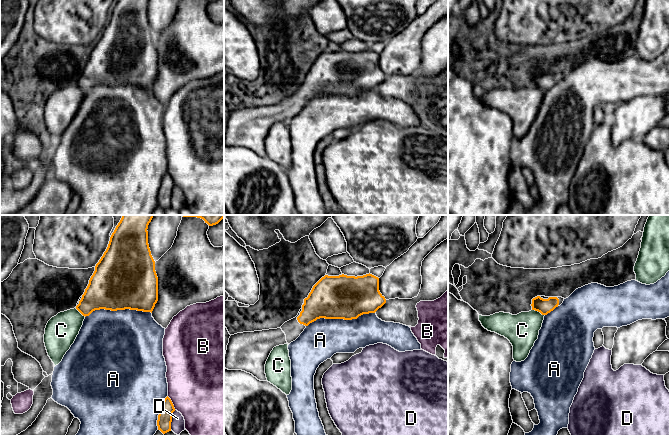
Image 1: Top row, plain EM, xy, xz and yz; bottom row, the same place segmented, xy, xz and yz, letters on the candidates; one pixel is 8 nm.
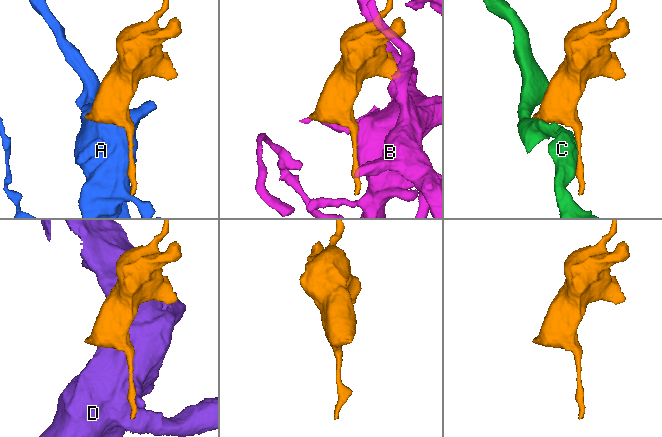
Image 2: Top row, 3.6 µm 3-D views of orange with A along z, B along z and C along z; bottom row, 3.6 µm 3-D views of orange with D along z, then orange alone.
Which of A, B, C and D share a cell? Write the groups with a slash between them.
A / B / C / D

